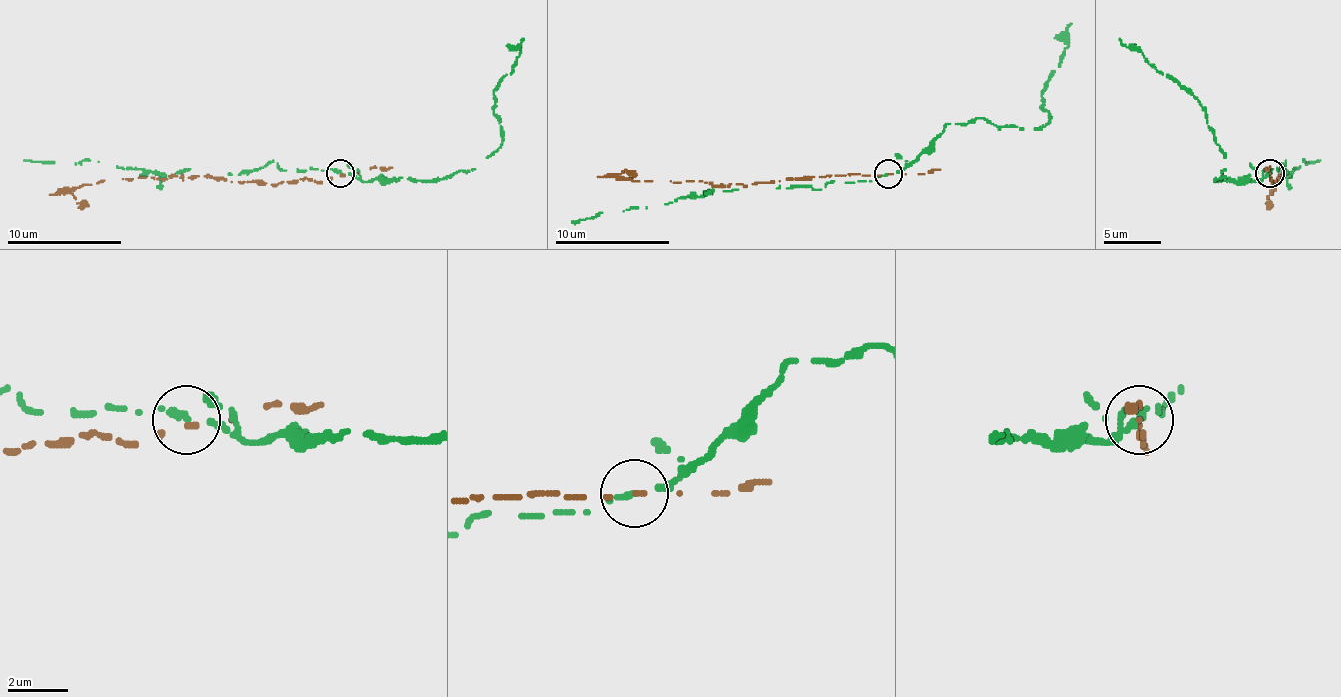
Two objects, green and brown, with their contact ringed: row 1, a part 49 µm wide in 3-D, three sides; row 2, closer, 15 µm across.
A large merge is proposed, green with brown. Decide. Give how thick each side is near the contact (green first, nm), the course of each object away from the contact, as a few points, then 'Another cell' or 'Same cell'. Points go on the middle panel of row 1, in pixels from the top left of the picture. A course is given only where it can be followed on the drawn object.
Thickness 280 nm (green) against 150 nm. Course of green: (889, 174), (912, 163), (949, 123), (978, 117), (1041, 129), (1049, 120), (1041, 94), (1072, 23). Course of brown: (889, 174), (840, 174), (746, 186), (628, 180), (620, 174), (625, 169), (637, 174). Another cell

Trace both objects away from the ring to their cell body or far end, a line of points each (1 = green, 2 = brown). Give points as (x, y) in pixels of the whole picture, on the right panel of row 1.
1: (1270, 174), (1259, 182), (1213, 179), (1222, 176), (1225, 154), (1202, 105), (1119, 39)
2: (1270, 174), (1273, 185), (1282, 176), (1276, 179), (1276, 185), (1265, 202), (1270, 205)

